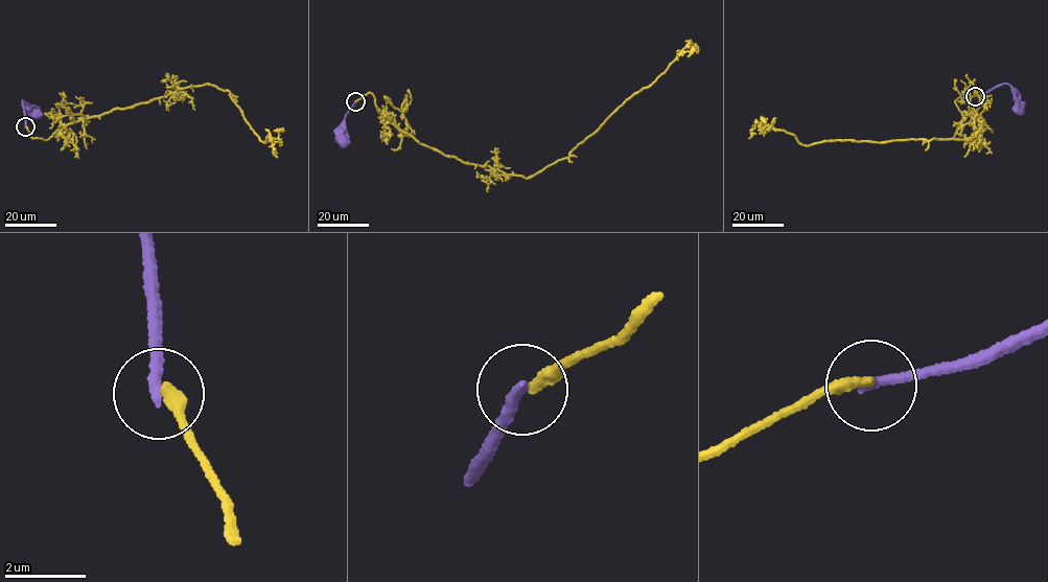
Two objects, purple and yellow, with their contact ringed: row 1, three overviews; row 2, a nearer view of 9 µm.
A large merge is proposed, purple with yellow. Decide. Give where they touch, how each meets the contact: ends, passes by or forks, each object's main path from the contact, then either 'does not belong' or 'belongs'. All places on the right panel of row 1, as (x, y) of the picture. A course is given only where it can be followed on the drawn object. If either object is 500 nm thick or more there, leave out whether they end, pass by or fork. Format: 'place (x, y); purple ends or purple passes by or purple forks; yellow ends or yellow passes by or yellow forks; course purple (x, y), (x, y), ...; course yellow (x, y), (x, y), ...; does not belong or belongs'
place (975, 96); purple ends; yellow ends; course purple (975, 96), (1007, 84), (1018, 108); course yellow (975, 95), (954, 101), (981, 124), (969, 141), (807, 146), (758, 122), (748, 138); does not belong

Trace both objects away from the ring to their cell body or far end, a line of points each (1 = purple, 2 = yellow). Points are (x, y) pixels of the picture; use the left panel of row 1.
1: (26, 127), (23, 100), (35, 114)
2: (26, 126), (32, 138), (48, 139), (65, 124), (209, 85), (229, 91), (259, 138), (273, 138), (277, 157)

